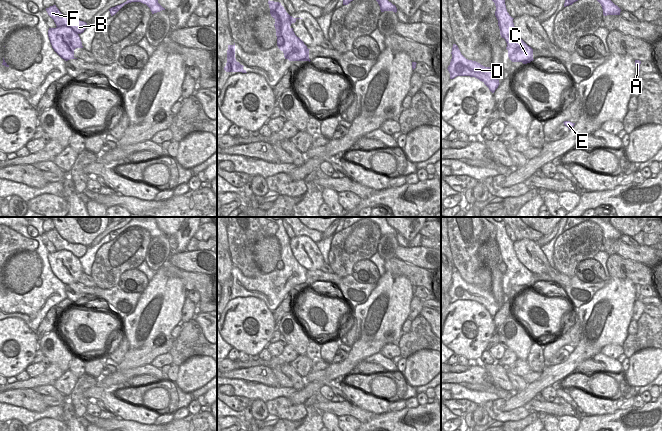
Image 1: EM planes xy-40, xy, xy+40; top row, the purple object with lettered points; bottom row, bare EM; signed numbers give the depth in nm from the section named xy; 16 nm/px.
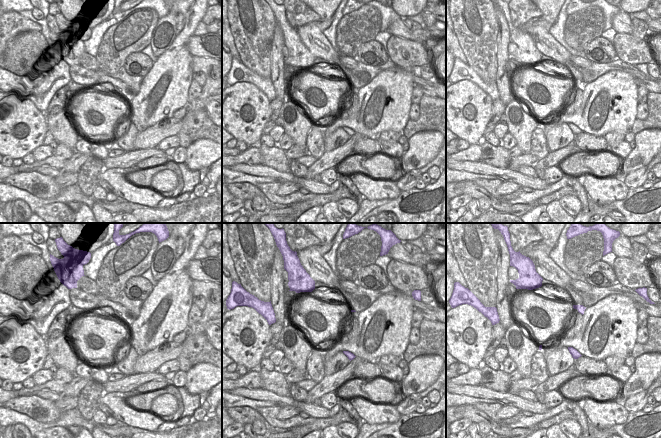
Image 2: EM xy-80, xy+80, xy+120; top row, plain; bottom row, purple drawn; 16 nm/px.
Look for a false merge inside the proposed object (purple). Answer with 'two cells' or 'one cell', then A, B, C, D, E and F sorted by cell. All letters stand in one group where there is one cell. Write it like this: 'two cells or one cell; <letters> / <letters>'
two cells; A B D E F / C

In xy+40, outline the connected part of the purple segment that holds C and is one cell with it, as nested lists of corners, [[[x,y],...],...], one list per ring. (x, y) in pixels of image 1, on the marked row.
[[[508,42],[506,49],[508,50],[508,57],[512,62],[522,62],[523,64],[533,61],[533,49],[529,47],[523,47],[521,50],[511,51],[508,48]]]

